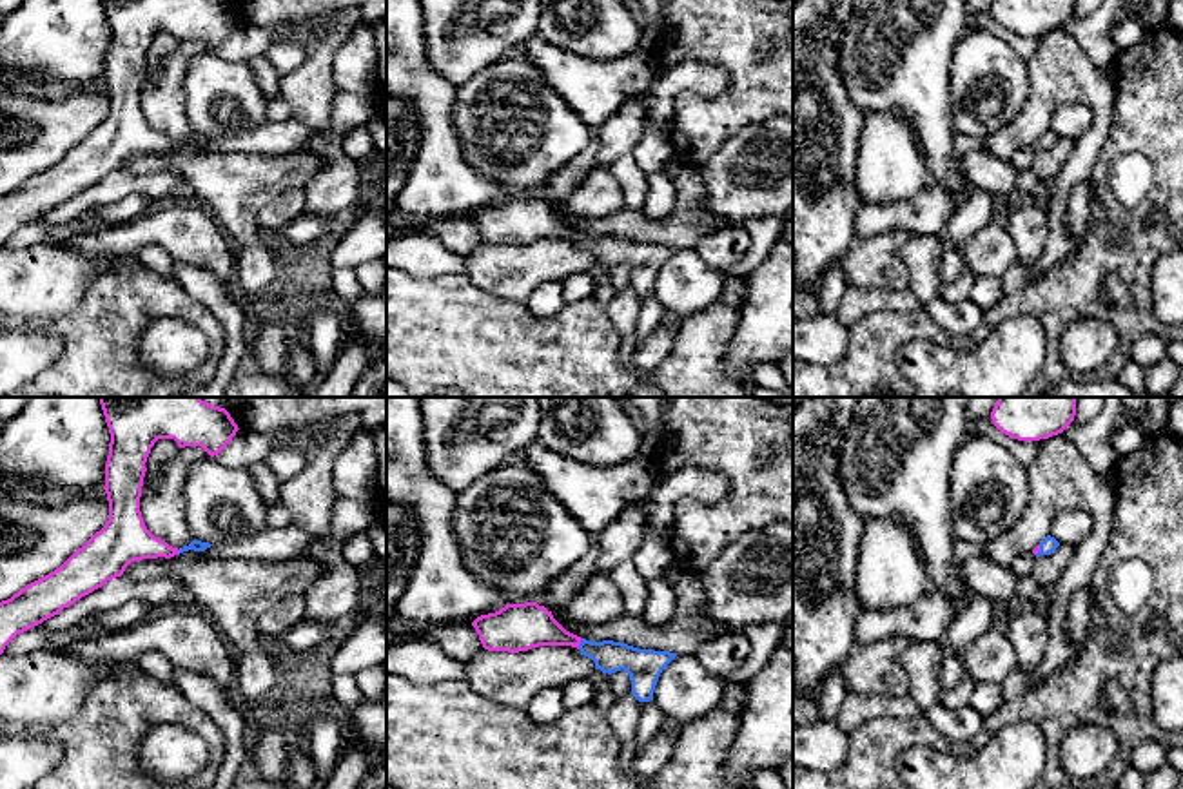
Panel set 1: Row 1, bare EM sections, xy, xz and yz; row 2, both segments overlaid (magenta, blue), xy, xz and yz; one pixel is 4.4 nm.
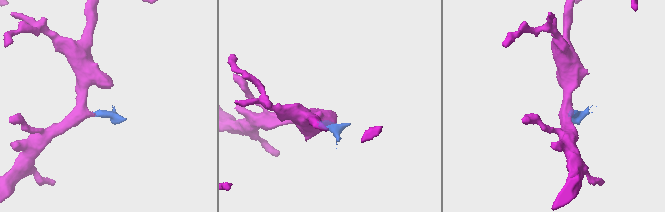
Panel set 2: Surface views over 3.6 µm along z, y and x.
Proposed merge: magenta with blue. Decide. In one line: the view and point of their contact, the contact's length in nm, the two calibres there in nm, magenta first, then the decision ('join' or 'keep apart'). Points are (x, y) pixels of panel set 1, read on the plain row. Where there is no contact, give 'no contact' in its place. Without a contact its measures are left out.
meets magenta in xz at (579, 236); contact 50 nm long; 200 nm thick on the magenta side, 140 nm on the other; join

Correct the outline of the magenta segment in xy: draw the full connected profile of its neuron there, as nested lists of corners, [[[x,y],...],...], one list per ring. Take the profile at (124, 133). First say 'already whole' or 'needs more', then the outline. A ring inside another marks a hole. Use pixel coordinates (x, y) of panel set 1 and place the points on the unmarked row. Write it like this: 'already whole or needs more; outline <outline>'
needs more; outline [[[102,0],[102,4],[111,27],[103,80],[109,114],[60,161],[0,196],[0,248],[16,229],[58,209],[107,174],[122,170],[131,156],[171,152],[212,140],[194,132],[178,143],[154,131],[143,116],[140,91],[145,56],[158,33],[174,33],[180,42],[201,40],[214,51],[240,24],[230,7],[220,0]]]

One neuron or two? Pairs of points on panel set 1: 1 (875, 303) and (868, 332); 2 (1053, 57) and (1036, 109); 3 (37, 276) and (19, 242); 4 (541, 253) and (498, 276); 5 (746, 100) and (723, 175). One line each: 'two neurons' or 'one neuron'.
1: two neurons
2: one neuron
3: two neurons
4: one neuron
5: two neurons

